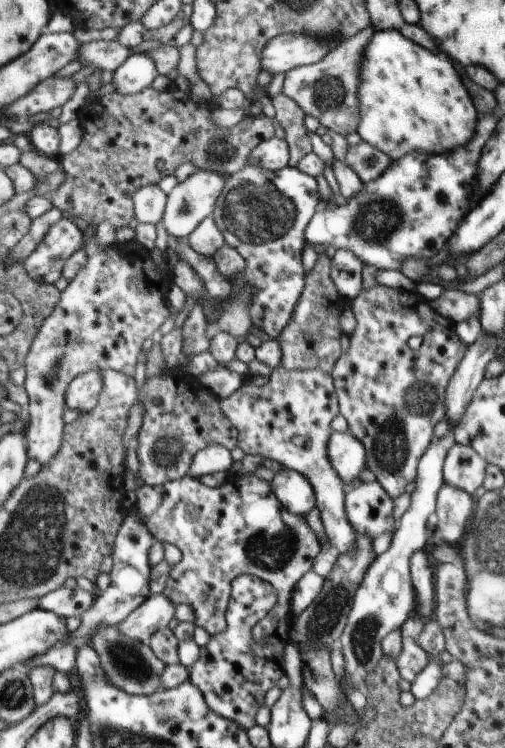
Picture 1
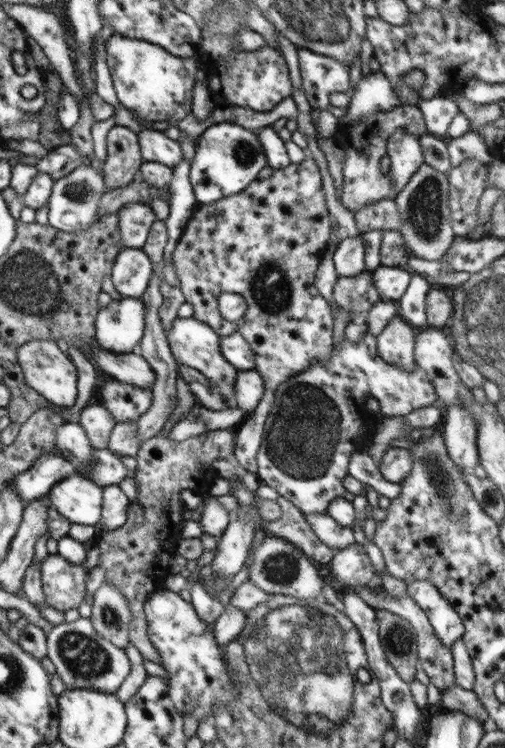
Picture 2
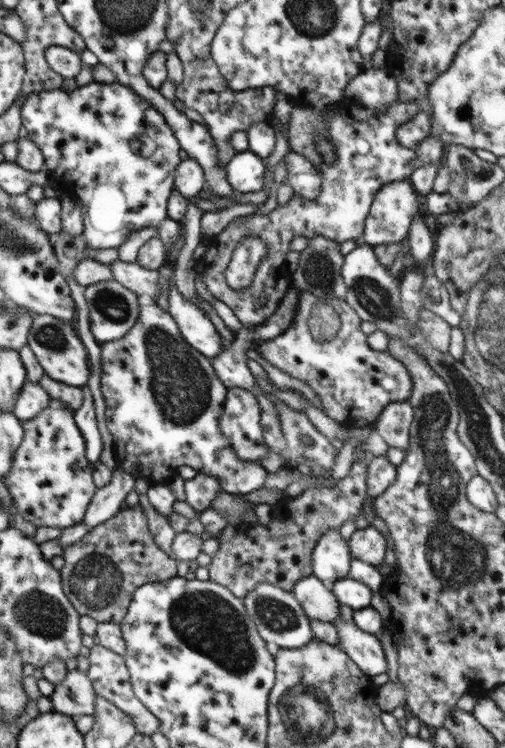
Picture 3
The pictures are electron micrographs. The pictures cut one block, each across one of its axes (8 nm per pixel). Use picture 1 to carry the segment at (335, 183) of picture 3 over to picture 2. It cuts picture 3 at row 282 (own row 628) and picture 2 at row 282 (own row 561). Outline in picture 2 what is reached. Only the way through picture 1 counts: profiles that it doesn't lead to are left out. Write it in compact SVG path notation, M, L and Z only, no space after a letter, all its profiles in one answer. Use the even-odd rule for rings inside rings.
M310 157L298 164L290 163L282 170L266 166L260 170L256 181L242 192L210 204L198 205L172 252L179 289L183 292L185 302L192 304L193 317L208 324L219 337L228 336L234 331L242 334L250 343L255 369L264 379L265 392L258 407L234 430L235 451L232 458L244 468L244 472L257 472L257 455L264 426L270 417L278 386L310 369L314 360L328 361L332 357L332 308L314 285L316 270L331 234L331 216L322 187L318 165ZM224 292L240 294L246 299L246 314L238 322L227 321L218 310L218 296Z

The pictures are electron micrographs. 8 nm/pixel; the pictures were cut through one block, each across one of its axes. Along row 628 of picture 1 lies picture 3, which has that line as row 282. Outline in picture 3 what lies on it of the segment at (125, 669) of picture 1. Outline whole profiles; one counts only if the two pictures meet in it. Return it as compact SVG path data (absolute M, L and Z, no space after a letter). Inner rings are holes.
M114 279L87 286L84 296L88 304L90 330L100 344L124 338L139 319L141 311L141 306L138 304L139 296Z

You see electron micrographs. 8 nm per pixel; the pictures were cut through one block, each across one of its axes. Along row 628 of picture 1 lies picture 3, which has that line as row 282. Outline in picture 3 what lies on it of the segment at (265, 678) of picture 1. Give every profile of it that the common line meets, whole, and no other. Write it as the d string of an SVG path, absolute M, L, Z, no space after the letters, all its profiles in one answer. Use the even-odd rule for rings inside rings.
M242 237L224 270L224 278L230 289L244 290L250 287L256 269L263 263L264 256L269 251L267 248L269 246L261 238Z

